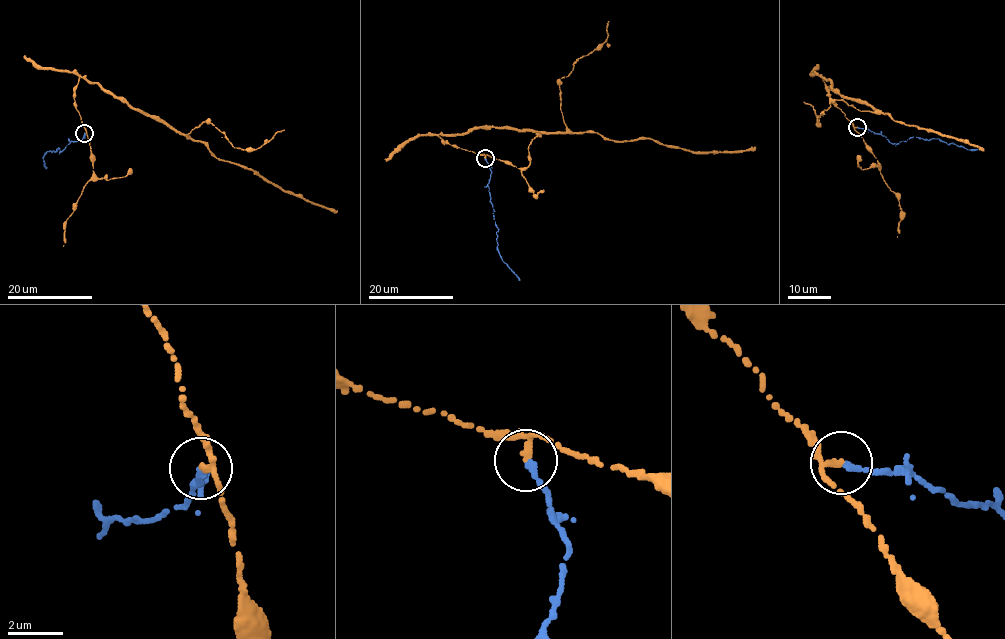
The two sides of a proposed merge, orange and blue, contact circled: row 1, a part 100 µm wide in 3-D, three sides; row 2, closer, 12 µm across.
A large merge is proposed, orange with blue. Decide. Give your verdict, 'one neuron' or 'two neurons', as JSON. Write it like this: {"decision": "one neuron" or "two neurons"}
{"decision": "two neurons"}

